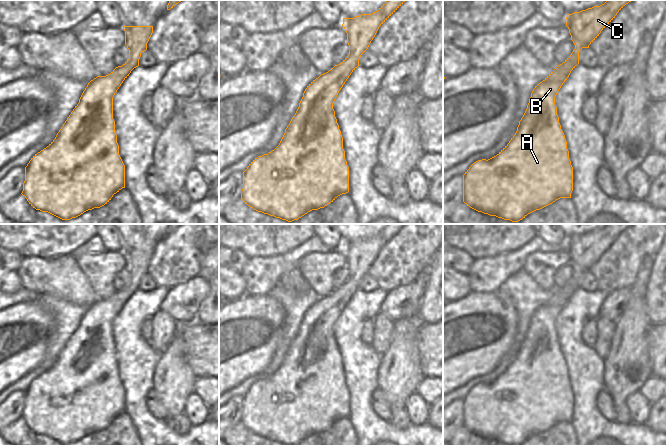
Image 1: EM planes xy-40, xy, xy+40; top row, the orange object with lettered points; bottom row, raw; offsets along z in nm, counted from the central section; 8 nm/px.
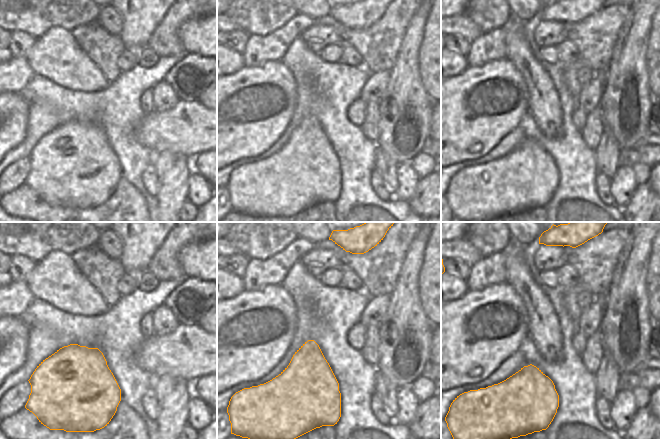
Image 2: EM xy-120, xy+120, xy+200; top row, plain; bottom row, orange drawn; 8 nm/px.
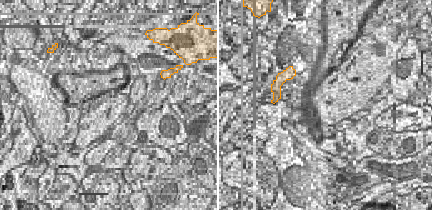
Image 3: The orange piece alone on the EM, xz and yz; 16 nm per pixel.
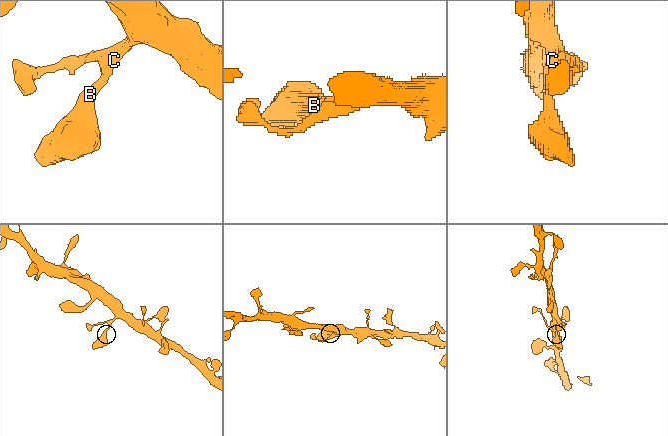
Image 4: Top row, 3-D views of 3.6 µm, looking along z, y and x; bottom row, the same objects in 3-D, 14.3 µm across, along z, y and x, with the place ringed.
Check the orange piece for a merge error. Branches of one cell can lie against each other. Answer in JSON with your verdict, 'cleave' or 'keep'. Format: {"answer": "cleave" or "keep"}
{"answer": "keep"}

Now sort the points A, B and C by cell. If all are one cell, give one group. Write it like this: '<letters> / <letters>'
A B C

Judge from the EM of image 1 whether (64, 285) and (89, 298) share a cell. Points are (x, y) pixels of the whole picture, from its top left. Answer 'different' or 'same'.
same

